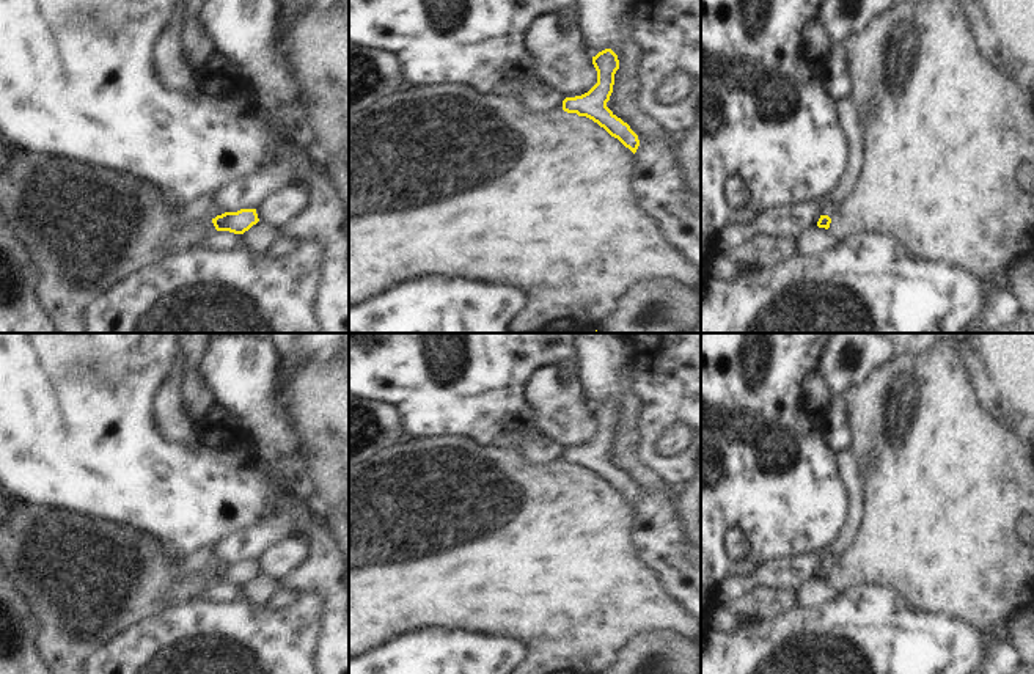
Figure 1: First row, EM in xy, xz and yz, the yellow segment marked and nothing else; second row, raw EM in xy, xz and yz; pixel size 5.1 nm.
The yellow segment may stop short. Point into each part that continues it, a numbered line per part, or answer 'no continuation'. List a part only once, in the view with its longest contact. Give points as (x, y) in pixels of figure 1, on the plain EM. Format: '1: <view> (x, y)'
no continuation

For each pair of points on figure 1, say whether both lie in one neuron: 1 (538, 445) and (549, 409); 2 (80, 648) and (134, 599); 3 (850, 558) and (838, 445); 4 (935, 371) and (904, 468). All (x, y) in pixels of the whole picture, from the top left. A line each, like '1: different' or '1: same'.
1: different
2: same
3: different
4: same

